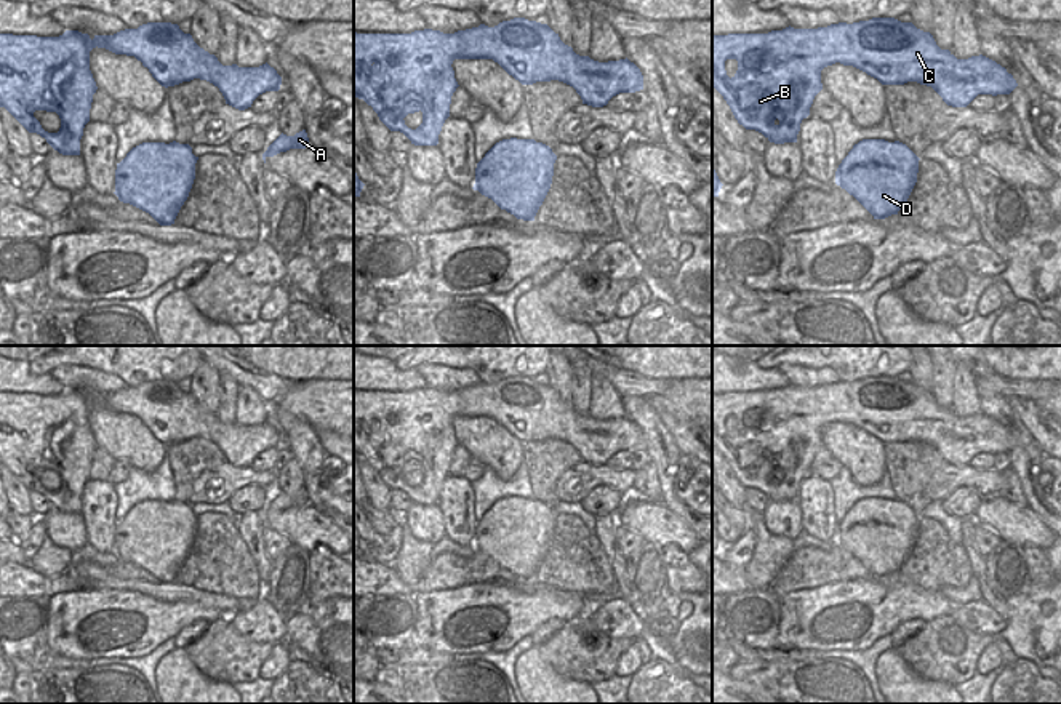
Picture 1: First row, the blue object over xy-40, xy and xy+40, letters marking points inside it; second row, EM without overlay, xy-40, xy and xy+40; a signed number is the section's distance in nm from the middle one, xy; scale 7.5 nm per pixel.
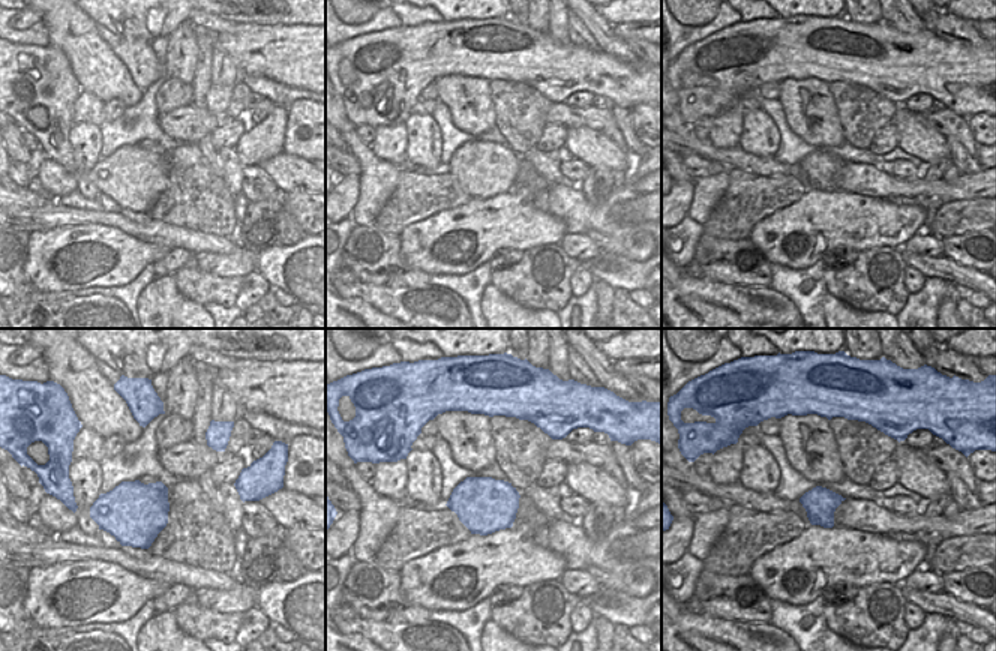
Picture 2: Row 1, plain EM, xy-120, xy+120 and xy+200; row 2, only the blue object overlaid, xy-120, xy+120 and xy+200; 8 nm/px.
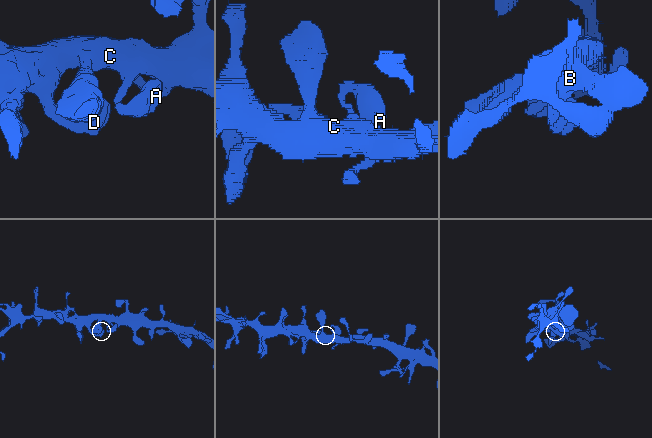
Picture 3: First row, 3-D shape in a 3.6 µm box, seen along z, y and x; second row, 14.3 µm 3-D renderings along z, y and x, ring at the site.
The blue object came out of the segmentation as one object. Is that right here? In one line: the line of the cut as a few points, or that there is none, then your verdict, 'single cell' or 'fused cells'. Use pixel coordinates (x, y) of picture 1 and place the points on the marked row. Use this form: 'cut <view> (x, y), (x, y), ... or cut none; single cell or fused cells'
cut none; single cell

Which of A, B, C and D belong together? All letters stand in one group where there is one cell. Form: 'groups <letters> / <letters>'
groups A B C D

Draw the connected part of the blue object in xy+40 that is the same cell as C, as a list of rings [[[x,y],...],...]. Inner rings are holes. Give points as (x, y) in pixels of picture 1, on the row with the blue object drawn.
[[[895,18],[818,29],[789,26],[768,34],[712,35],[712,88],[723,96],[739,125],[775,144],[797,142],[800,123],[823,90],[821,70],[835,62],[853,66],[882,85],[917,82],[931,86],[952,107],[967,107],[978,94],[1010,94],[1018,86],[1013,75],[995,61],[983,54],[957,59],[949,50],[941,50],[930,32]],[[727,59],[738,61],[731,78],[725,70]]]

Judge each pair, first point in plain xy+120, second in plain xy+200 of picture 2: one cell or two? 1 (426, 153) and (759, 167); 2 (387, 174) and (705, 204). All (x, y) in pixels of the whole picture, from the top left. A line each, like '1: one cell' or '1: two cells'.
1: two cells
2: one cell

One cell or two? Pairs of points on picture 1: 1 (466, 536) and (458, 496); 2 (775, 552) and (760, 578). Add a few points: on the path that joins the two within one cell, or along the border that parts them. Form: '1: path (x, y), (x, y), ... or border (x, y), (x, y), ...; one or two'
1: path (463, 527), (458, 506); one
2: path (768, 559), (760, 572); one

